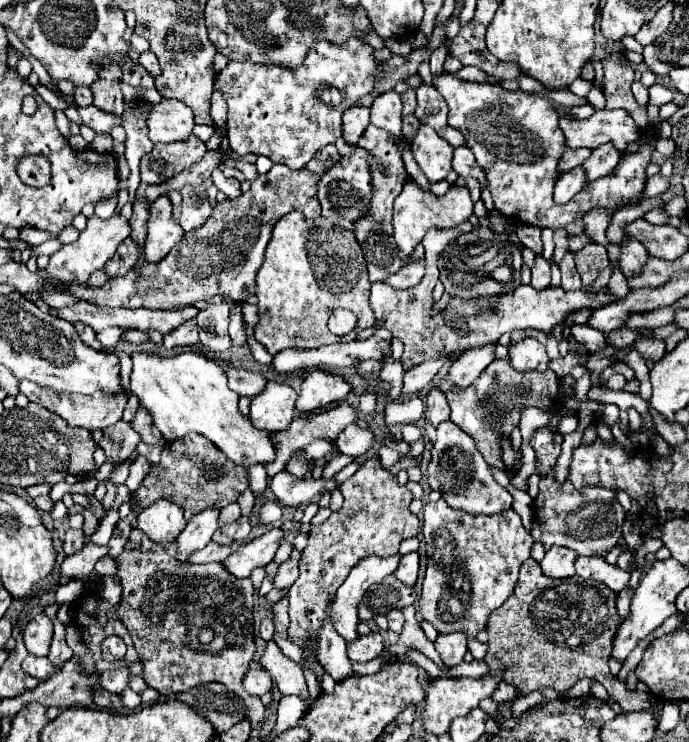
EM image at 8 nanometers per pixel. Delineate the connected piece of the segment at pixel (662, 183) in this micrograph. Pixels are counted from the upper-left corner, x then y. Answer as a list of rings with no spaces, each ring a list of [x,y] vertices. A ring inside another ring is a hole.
[[[656,174],[648,178],[642,198],[648,199],[664,193],[669,187],[667,179]]]

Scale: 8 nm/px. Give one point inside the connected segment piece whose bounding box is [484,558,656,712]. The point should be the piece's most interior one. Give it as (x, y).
(552, 633)

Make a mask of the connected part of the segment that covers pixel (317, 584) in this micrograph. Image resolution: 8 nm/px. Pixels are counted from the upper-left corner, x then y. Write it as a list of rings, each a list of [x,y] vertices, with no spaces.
[[[368,460],[352,478],[348,478],[344,484],[340,484],[338,488],[344,496],[344,504],[338,512],[330,514],[330,518],[320,524],[320,526],[312,526],[310,534],[308,534],[308,546],[302,550],[302,558],[298,564],[300,576],[298,580],[292,584],[292,588],[288,590],[288,598],[290,598],[290,606],[288,606],[288,614],[290,614],[290,624],[288,624],[288,638],[298,644],[304,652],[308,652],[308,658],[304,660],[302,666],[306,666],[308,670],[312,670],[318,678],[318,682],[322,684],[322,676],[324,670],[316,660],[316,652],[312,648],[308,648],[308,640],[320,634],[322,622],[326,620],[326,606],[328,602],[334,598],[334,590],[338,590],[338,586],[346,580],[346,576],[350,574],[350,570],[364,558],[368,556],[380,556],[380,558],[388,558],[398,554],[398,546],[404,538],[412,538],[418,534],[420,528],[420,520],[418,516],[414,516],[408,510],[408,504],[412,502],[412,494],[408,488],[402,488],[396,480],[396,474],[380,468],[380,464],[376,460]]]

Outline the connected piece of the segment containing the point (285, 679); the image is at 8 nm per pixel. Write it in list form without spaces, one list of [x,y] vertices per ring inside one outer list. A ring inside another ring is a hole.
[[[274,642],[266,644],[260,664],[270,672],[276,684],[276,690],[282,696],[300,696],[306,702],[306,708],[310,708],[312,700],[310,700],[310,692],[306,688],[306,680],[300,664],[286,658]]]

